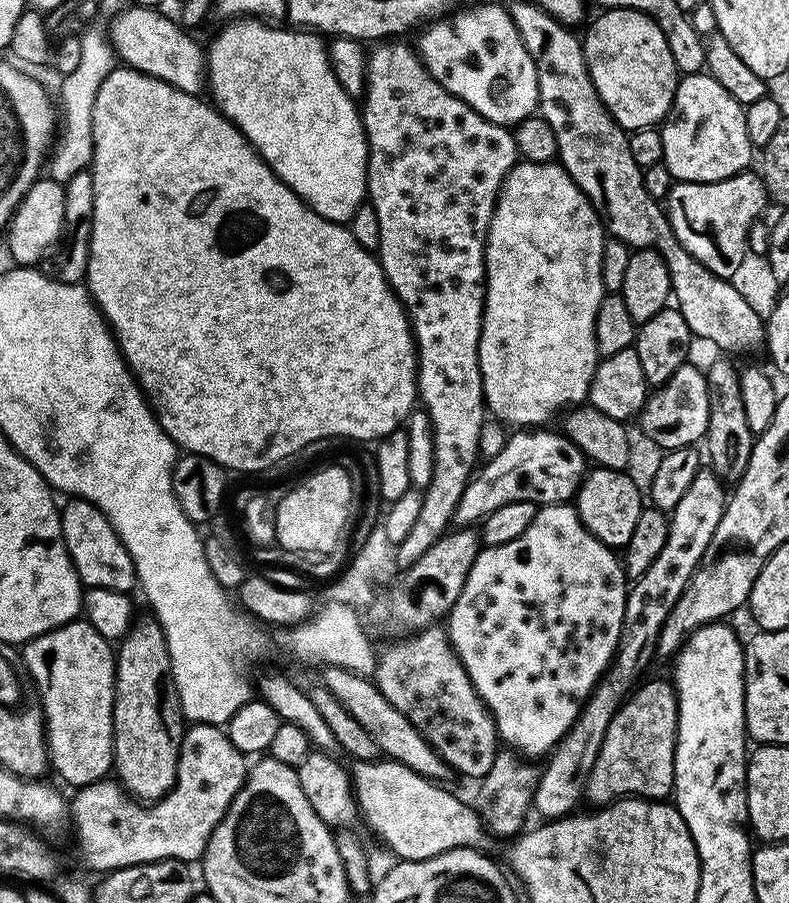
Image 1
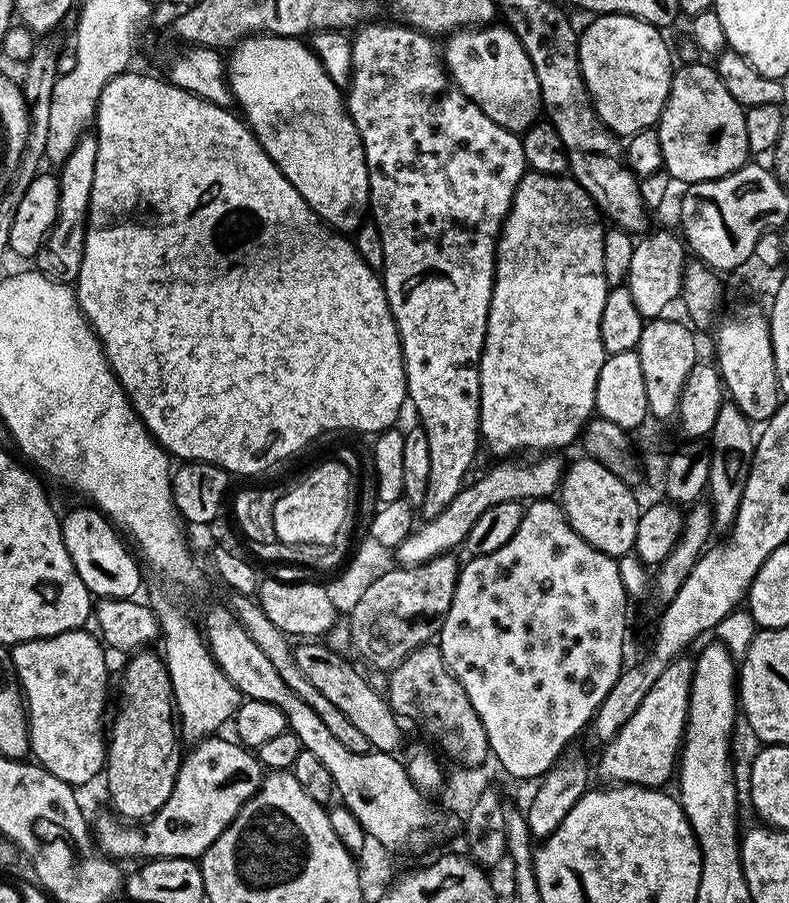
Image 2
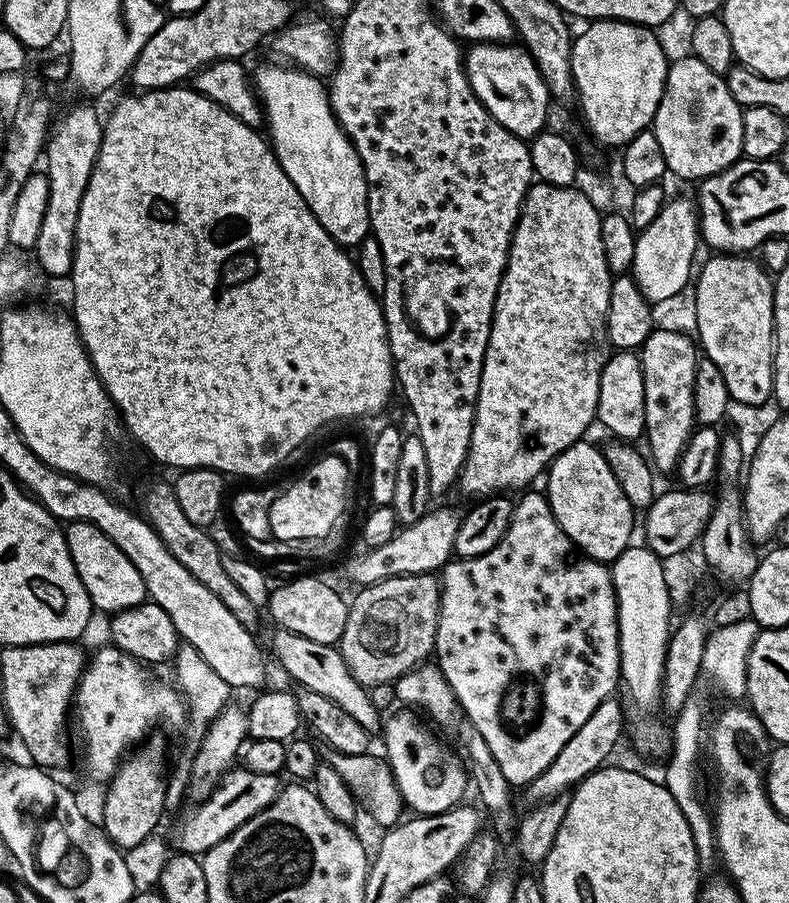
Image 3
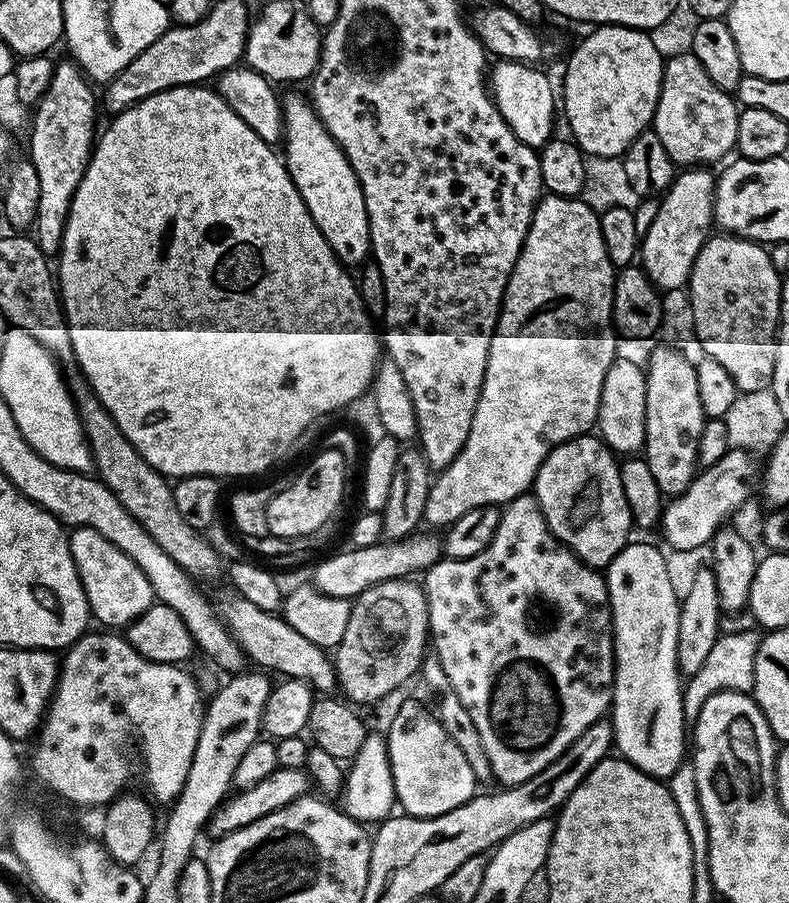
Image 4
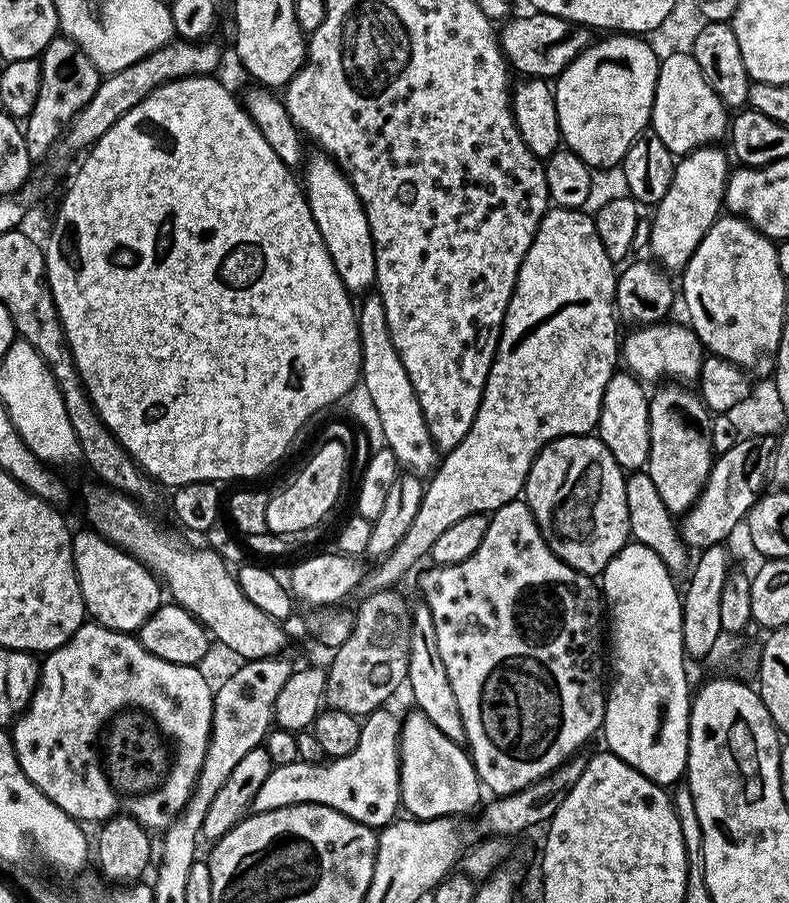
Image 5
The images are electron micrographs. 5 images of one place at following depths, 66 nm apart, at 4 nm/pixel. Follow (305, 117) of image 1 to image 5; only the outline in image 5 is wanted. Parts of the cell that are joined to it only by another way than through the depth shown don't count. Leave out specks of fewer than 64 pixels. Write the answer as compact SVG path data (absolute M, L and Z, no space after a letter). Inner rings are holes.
M309 155L302 168L302 187L308 209L318 226L318 234L322 234L322 242L326 242L326 250L330 254L330 262L334 262L334 270L338 270L338 278L342 278L349 293L367 293L376 282L376 251L368 215L343 168L337 166L331 157L315 155Z

